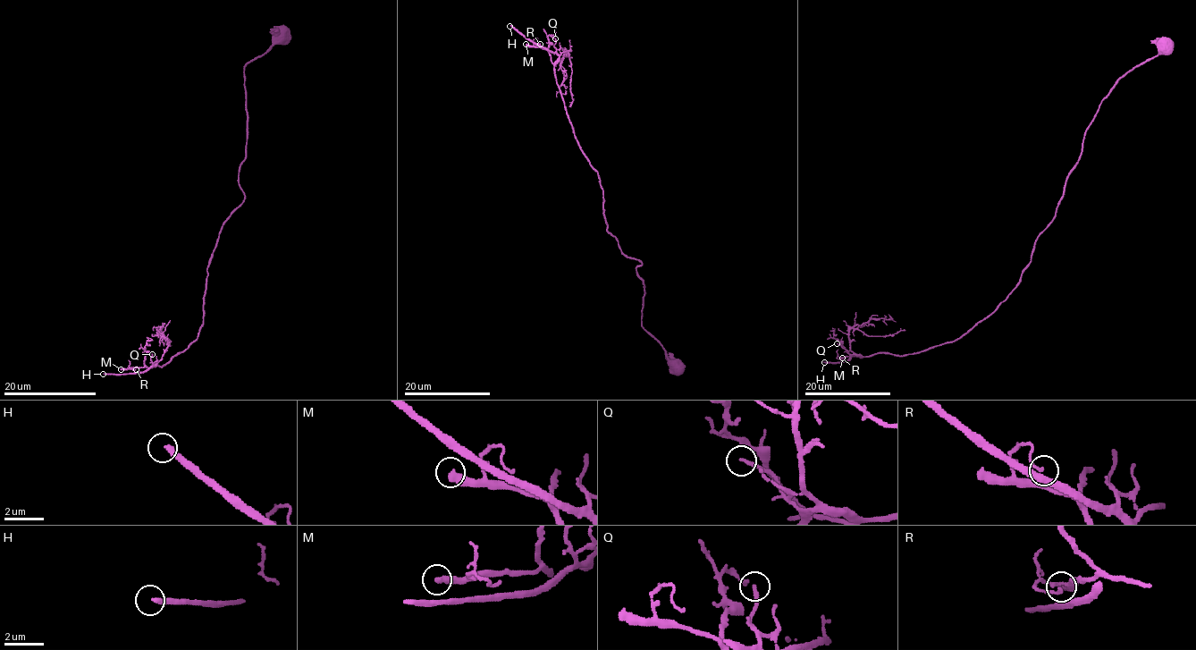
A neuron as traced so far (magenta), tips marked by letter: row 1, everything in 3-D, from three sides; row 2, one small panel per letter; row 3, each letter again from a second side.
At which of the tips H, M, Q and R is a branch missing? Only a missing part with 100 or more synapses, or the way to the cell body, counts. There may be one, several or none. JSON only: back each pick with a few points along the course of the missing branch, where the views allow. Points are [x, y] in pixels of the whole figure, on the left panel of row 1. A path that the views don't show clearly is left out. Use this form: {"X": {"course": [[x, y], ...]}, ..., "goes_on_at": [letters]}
{"H": {"course": [[103, 374], [48, 323], [30, 288], [1, 151], [4, 139], [52, 147], [87, 130]]}, "goes_on_at": ["H"]}

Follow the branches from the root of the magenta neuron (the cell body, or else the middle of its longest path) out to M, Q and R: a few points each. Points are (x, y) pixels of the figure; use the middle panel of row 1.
M: (678, 366), (642, 324), (642, 264), (607, 231), (600, 177), (576, 138), (551, 54), (526, 44)
Q: (678, 366), (642, 324), (642, 264), (607, 231), (598, 173), (556, 81), (555, 38)
R: (678, 366), (642, 324), (642, 264), (607, 231), (598, 173), (576, 138), (551, 54), (533, 40), (540, 44)

